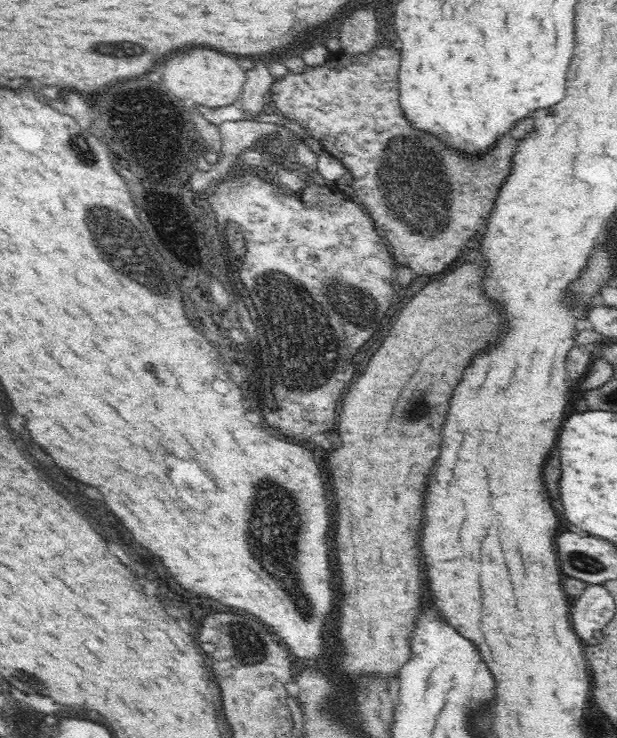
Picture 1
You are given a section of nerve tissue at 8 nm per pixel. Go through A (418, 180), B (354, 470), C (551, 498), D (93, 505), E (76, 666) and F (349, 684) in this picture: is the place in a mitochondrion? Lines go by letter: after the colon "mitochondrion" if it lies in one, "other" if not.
A: mitochondrion
B: other
C: other
D: mitochondrion
E: other
F: other

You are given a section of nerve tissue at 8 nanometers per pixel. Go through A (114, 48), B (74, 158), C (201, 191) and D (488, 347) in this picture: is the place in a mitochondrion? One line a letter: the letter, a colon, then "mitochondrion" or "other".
A: mitochondrion
B: mitochondrion
C: other
D: other

